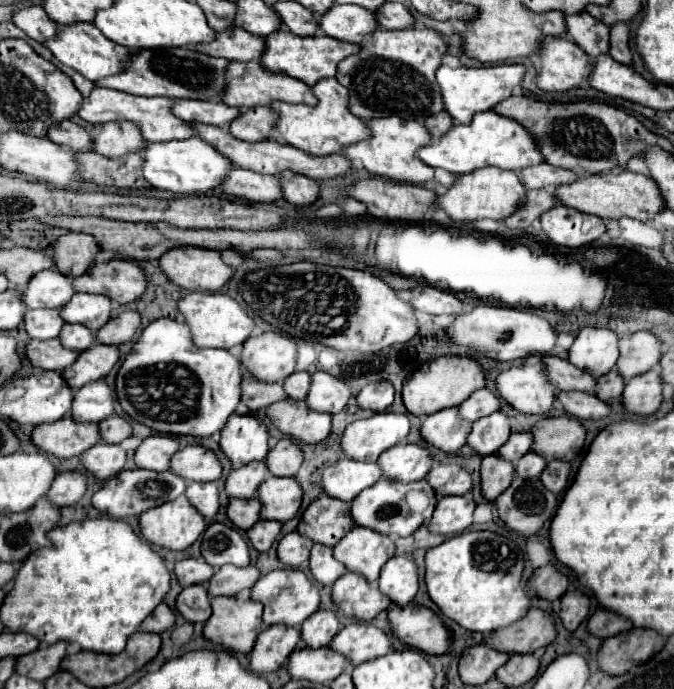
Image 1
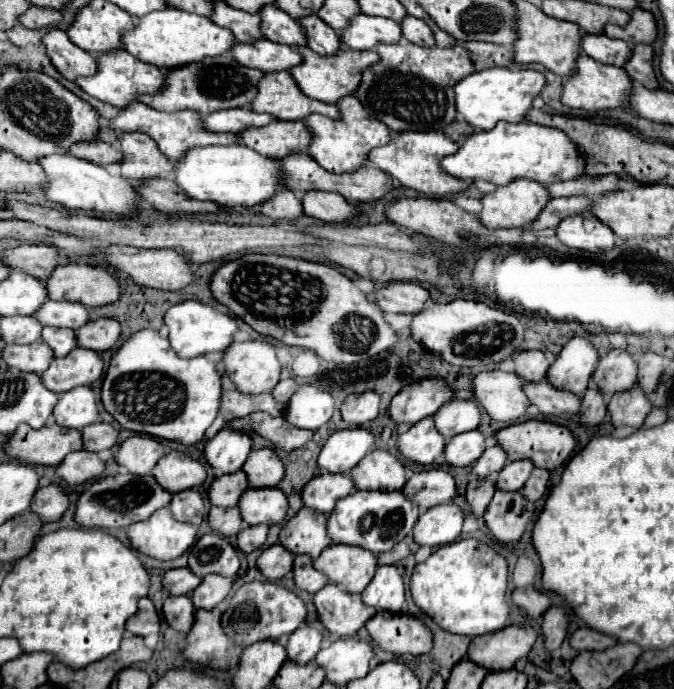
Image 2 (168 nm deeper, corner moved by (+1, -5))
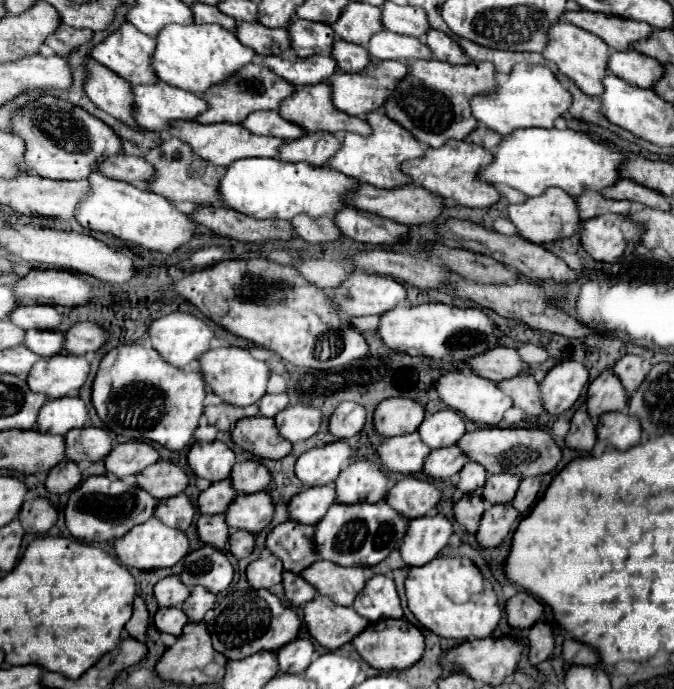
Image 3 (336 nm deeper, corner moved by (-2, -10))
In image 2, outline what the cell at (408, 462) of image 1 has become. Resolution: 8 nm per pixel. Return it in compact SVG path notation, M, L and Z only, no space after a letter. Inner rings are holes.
M375 449L351 471L357 489L367 491L401 491L407 483L407 467L389 451Z

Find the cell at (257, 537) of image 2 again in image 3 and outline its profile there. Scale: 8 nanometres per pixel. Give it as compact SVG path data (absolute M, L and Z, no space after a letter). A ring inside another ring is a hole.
M236 530L228 538L228 546L230 546L230 554L234 558L238 558L238 560L240 558L246 558L252 552L252 548L254 548L254 534Z

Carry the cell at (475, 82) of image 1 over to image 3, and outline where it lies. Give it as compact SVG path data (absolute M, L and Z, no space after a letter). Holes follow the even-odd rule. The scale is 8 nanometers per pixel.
M518 64L508 76L498 78L494 94L472 98L472 112L486 128L508 136L518 128L554 128L554 122L568 112L570 104L572 94L564 90L550 68Z

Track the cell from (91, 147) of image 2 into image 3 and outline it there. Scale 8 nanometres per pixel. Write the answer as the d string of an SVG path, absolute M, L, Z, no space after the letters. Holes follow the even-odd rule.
M114 156L110 160L106 160L104 164L100 164L98 168L104 176L112 178L112 180L120 180L120 182L150 182L156 174L154 166L144 160L144 158L136 158L136 156Z

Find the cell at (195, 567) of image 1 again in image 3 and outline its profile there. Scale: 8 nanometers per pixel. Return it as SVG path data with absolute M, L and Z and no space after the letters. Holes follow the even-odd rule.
M166 576L154 586L154 596L158 600L158 606L180 606L188 598L188 594L190 588L184 588L178 576Z

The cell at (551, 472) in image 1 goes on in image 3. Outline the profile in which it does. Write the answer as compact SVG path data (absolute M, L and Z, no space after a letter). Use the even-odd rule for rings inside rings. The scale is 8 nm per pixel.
M522 478L520 486L518 486L518 492L512 500L512 506L520 514L528 514L530 508L534 506L536 498L538 498L538 492L540 492L540 480L538 478Z

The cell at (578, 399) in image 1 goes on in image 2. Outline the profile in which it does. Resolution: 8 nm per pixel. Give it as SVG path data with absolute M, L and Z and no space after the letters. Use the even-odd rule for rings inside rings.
M549 381L545 383L527 383L525 393L531 403L537 405L545 415L561 415L569 413L577 417L581 413L581 397L569 391L559 391Z

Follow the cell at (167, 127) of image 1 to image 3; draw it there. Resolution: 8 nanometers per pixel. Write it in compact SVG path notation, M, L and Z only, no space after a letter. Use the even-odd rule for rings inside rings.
M178 122L170 130L170 136L184 138L192 146L192 150L202 156L204 160L218 164L218 166L228 166L236 160L242 158L276 158L280 152L280 146L284 144L282 138L272 138L272 136L256 136L250 130L246 130L242 124L196 124L196 122Z

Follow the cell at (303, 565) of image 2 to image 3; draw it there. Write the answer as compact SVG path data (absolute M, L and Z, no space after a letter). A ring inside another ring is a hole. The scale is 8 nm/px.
M284 572L282 574L282 584L284 584L286 600L292 606L302 606L302 604L310 602L316 596L316 590L294 572Z

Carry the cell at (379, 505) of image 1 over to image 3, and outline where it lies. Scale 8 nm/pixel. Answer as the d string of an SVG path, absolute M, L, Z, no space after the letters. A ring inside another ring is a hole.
M358 502L332 504L326 516L314 526L314 548L320 560L330 560L340 566L374 566L382 562L392 550L400 548L408 520L388 504Z

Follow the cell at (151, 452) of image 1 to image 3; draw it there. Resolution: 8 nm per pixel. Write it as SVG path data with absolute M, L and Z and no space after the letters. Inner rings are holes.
M130 440L124 444L118 444L112 448L112 452L106 456L106 472L114 474L116 478L134 476L136 472L144 470L152 462L158 462L158 452L140 440Z

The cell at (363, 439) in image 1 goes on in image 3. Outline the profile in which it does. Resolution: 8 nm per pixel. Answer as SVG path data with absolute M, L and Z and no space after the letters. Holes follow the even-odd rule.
M336 440L332 444L312 448L304 452L294 466L296 478L306 486L326 486L336 480L342 468L348 466L352 456L352 450L342 440Z

